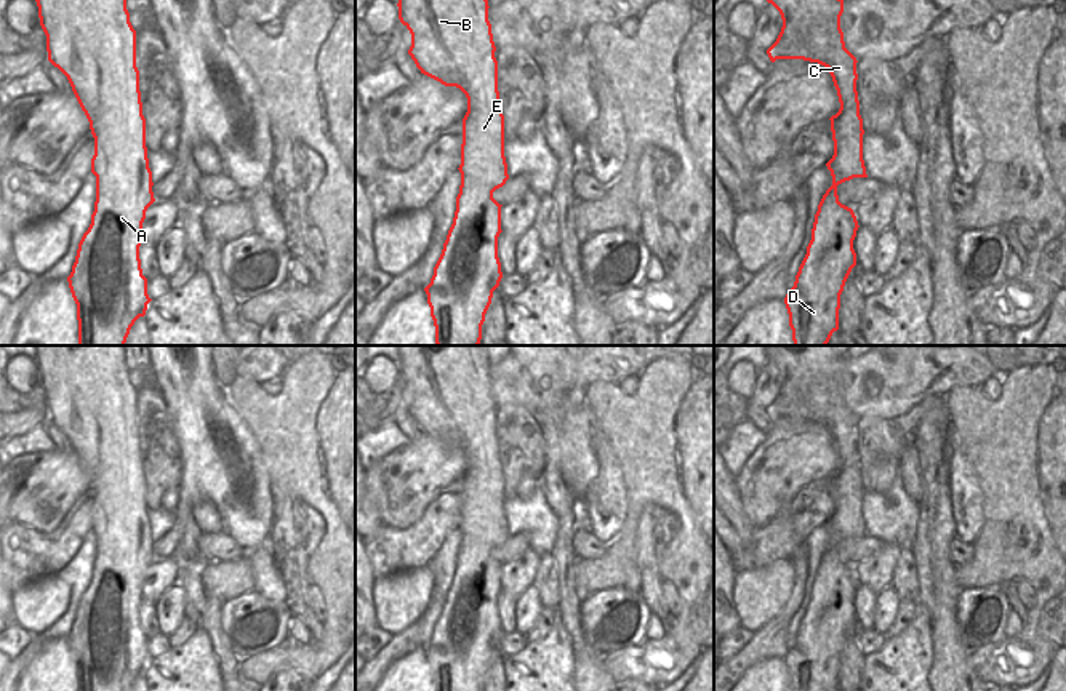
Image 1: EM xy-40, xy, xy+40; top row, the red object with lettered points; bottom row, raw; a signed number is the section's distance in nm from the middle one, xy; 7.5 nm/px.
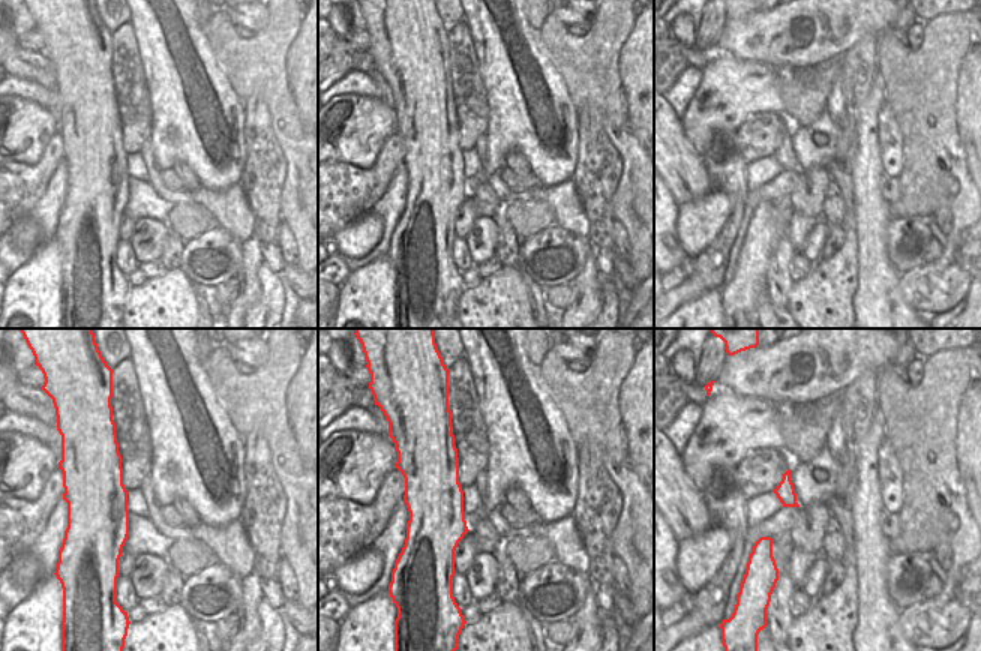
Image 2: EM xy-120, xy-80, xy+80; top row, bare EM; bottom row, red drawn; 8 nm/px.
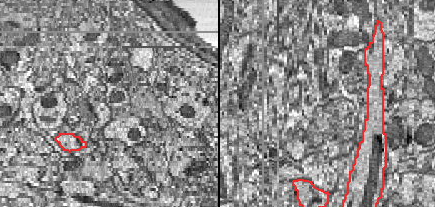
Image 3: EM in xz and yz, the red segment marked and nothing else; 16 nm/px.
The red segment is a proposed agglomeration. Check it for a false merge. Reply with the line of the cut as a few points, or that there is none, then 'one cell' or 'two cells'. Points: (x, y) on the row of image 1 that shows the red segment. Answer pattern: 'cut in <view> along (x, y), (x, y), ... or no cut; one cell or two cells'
no cut; one cell

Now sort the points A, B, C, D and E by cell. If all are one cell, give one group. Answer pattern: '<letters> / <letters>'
A B C D E

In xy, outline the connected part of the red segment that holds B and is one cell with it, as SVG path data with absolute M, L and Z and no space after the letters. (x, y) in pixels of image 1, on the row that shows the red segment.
M399 0L399 19L411 34L408 54L421 74L445 86L459 88L467 98L467 112L463 118L461 144L461 186L456 197L453 224L443 243L442 254L434 267L431 283L424 288L431 317L435 326L437 346L479 346L482 325L491 304L493 291L503 278L498 258L498 237L501 230L501 206L493 192L509 179L504 157L504 115L498 91L498 61L495 42L488 21L488 0Z

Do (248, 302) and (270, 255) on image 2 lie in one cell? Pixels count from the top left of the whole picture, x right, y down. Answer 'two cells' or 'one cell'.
two cells

